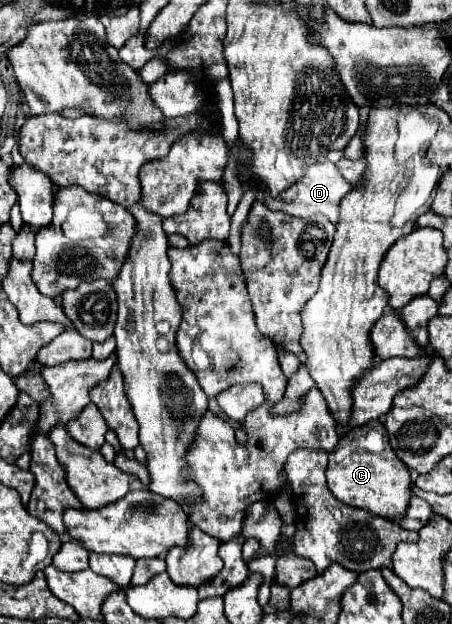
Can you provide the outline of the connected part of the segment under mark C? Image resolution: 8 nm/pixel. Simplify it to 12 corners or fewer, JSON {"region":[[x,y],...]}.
{"region":[[380,420],[330,452],[340,502],[388,520],[412,498],[410,470]]}

